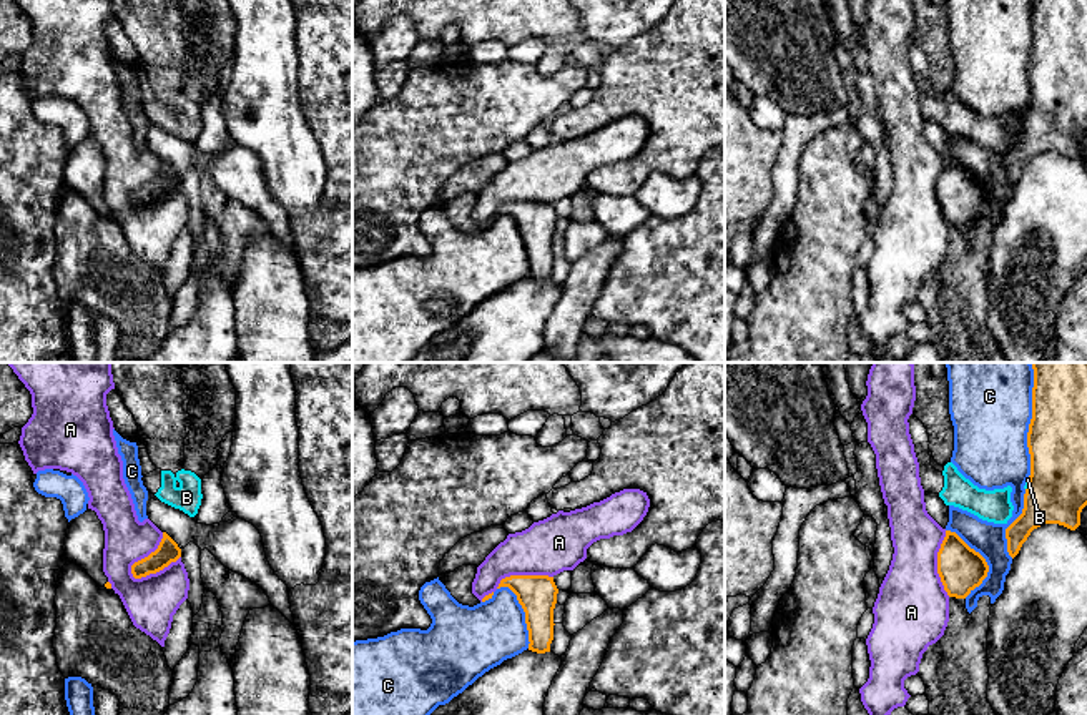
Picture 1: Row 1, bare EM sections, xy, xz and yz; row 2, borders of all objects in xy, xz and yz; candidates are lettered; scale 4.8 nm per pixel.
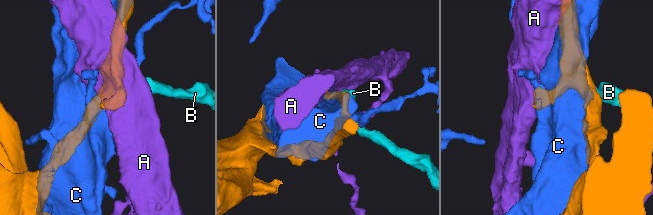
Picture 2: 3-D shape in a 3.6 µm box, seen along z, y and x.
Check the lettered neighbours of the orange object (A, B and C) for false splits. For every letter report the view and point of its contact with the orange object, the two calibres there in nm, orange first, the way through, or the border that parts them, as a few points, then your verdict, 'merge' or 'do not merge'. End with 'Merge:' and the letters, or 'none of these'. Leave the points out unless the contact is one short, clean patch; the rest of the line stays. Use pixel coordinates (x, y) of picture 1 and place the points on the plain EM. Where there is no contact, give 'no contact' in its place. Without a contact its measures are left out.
A: xy (145, 185) | 110/240 nm | do not merge
B: yz (1029, 112) | 280/20 nm | do not merge
C: yz (1029, 54) | 280/380 nm | do not merge
Merge: none of these

